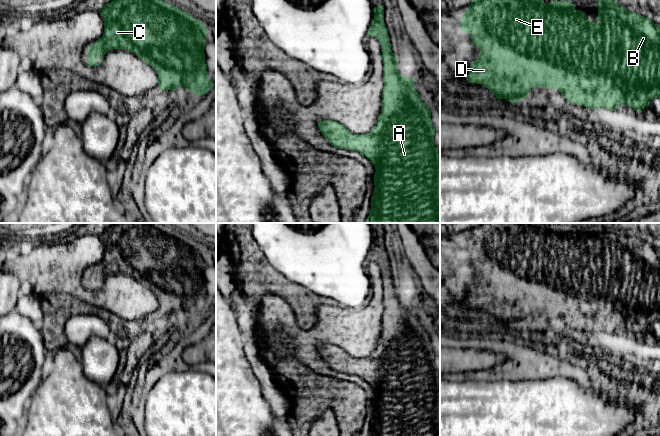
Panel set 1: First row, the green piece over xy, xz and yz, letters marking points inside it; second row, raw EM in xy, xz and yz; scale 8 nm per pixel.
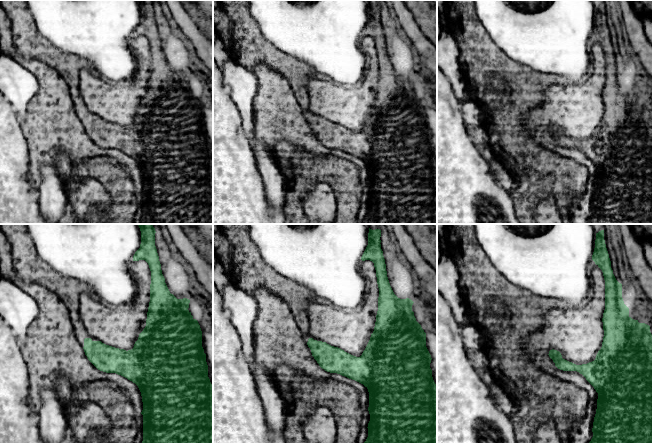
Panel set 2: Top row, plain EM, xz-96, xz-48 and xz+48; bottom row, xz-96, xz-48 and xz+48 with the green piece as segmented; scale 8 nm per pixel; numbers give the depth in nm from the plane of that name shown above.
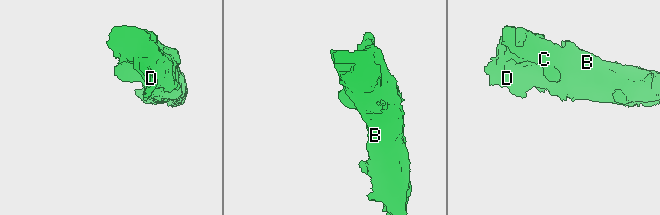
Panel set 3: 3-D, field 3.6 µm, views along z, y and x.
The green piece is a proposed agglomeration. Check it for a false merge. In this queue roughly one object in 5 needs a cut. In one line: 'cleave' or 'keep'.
keep

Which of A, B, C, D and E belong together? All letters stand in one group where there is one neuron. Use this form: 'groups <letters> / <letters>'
groups A B C D E

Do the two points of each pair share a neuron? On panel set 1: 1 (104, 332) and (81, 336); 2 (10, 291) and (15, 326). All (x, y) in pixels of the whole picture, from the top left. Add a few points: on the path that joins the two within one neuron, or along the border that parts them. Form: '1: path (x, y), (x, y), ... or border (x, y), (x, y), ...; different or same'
1: path (98, 332), (87, 332); same
2: border (14, 309), (10, 312); different

